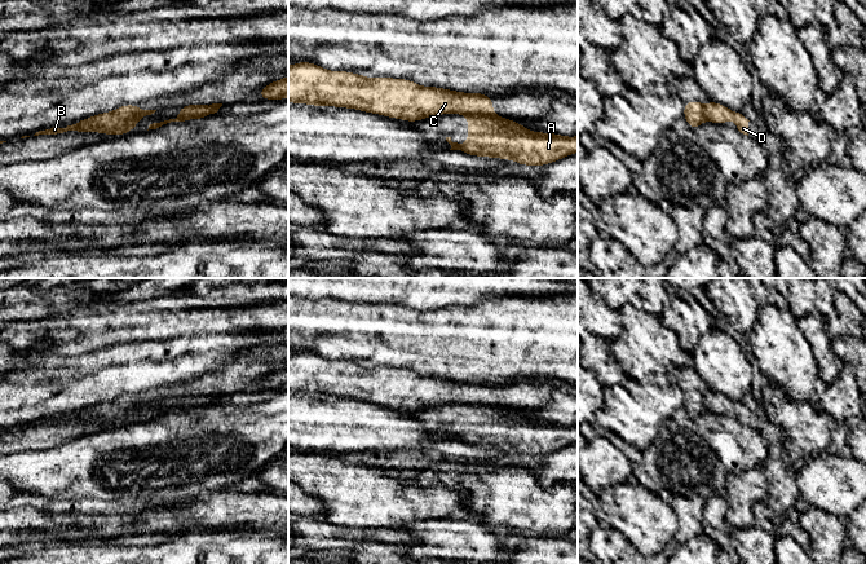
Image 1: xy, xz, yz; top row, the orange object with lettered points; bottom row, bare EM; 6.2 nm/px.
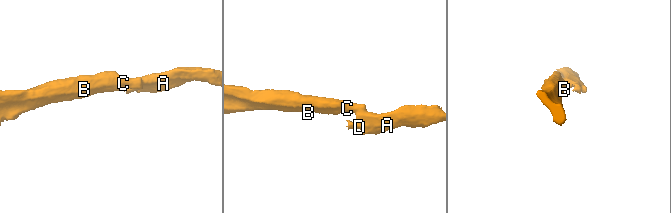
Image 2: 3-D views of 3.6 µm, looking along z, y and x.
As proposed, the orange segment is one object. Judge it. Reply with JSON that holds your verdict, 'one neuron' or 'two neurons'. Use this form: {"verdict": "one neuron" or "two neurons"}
{"verdict": "two neurons"}

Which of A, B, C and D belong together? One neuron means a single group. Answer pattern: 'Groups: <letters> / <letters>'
Groups: A D / B C

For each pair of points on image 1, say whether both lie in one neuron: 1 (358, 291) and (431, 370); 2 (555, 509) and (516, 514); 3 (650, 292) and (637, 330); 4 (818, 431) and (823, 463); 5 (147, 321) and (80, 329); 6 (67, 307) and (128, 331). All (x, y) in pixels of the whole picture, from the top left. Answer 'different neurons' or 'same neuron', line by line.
1: different neurons
2: same neuron
3: different neurons
4: different neurons
5: same neuron
6: different neurons

